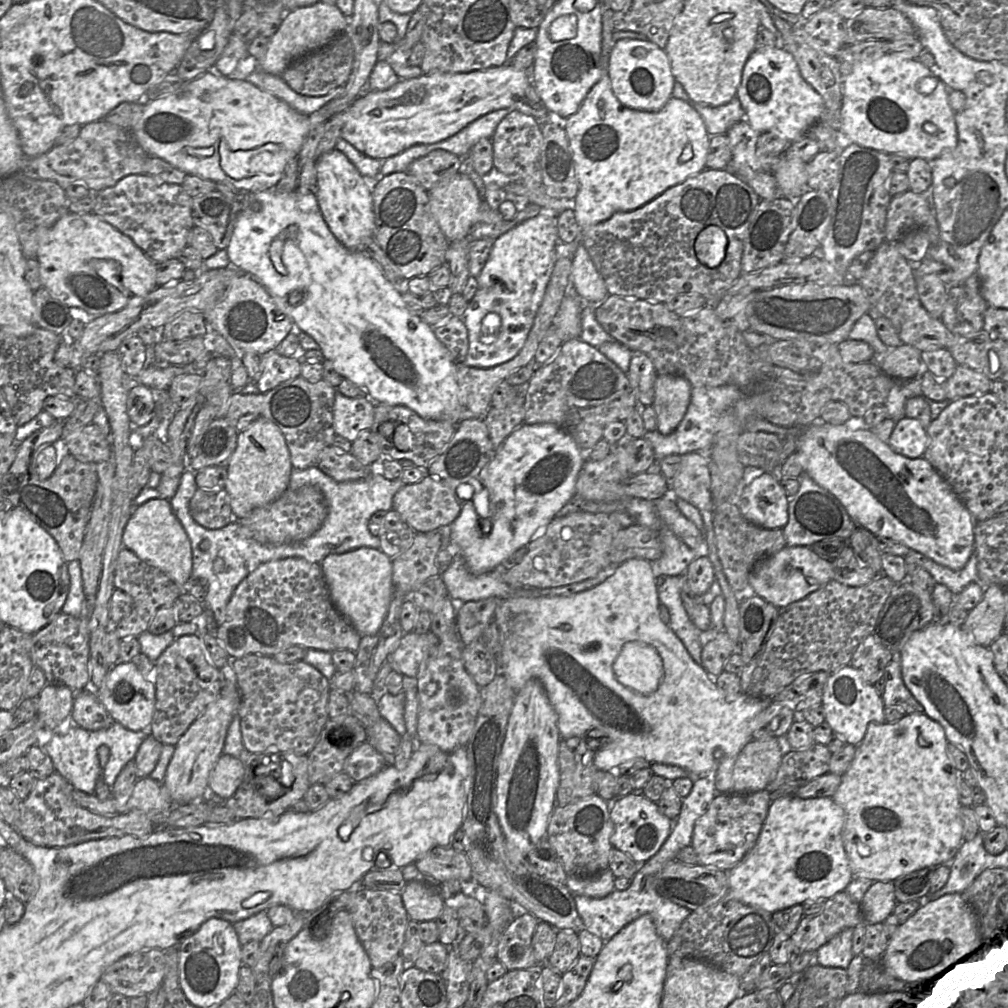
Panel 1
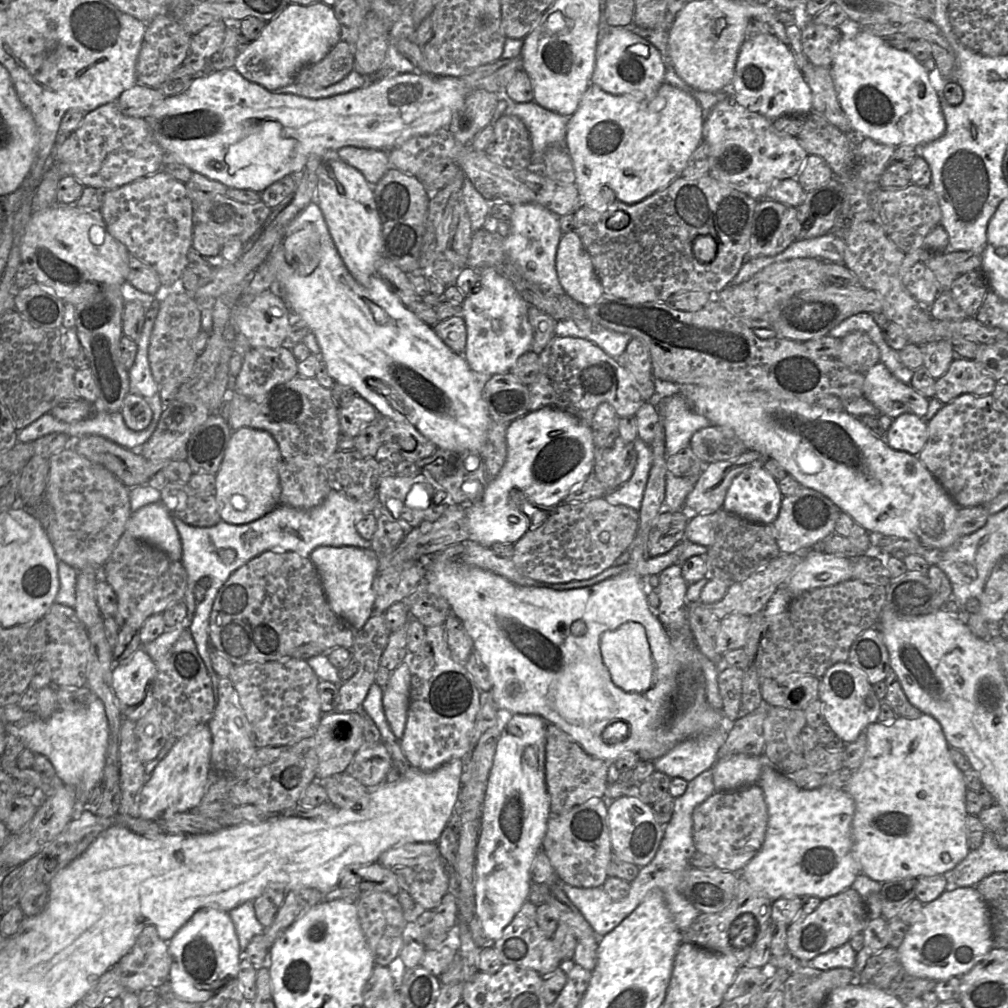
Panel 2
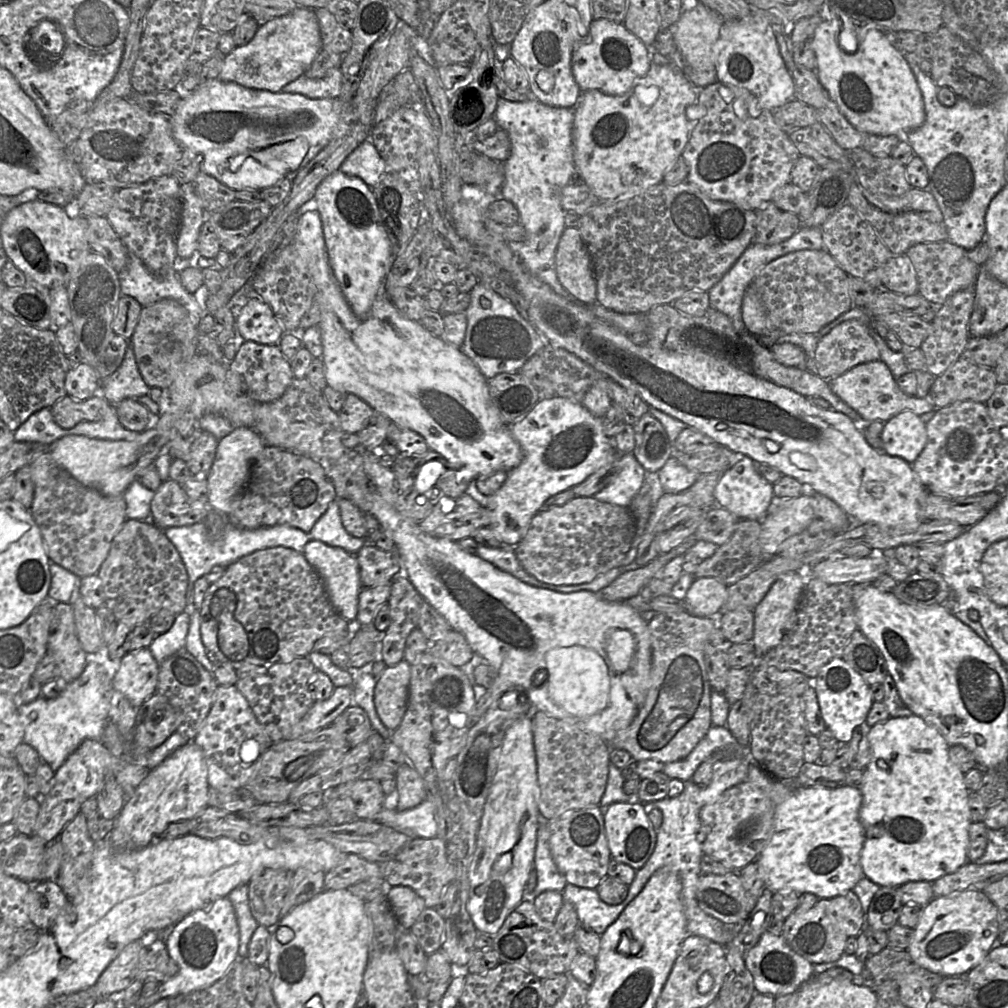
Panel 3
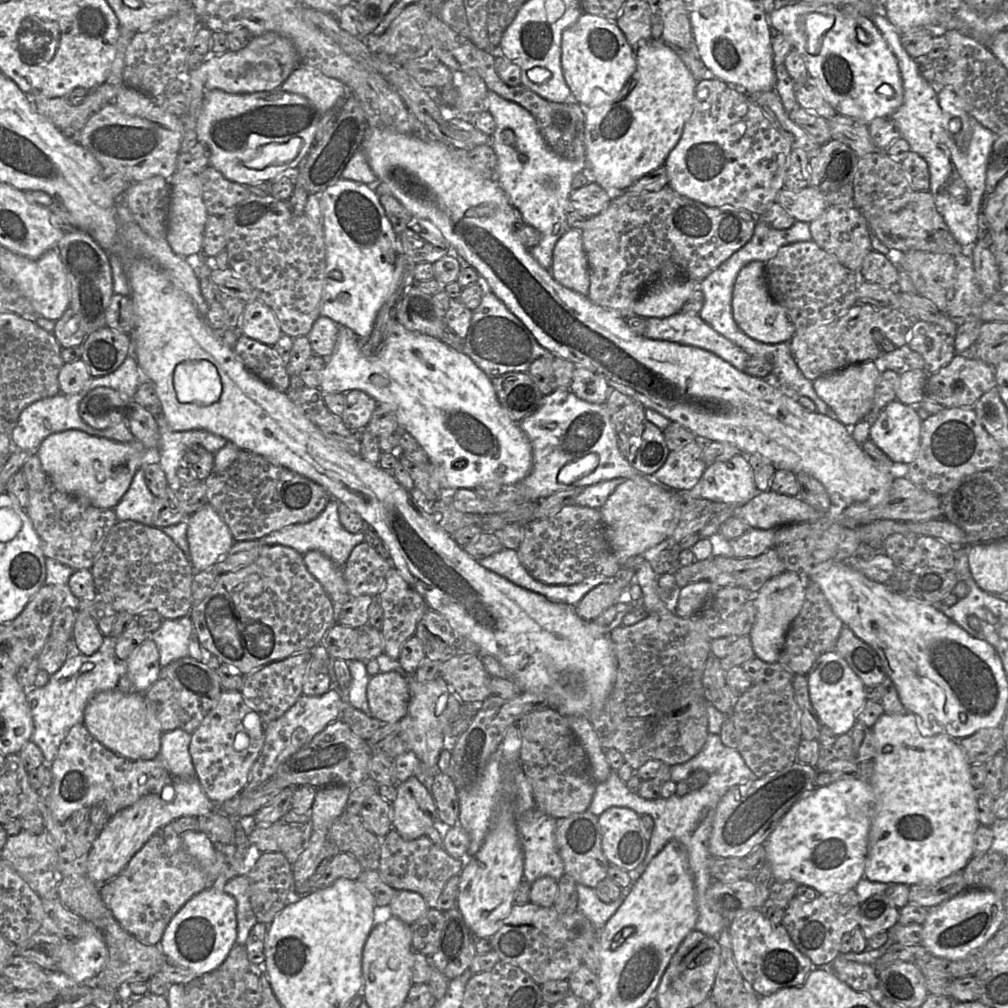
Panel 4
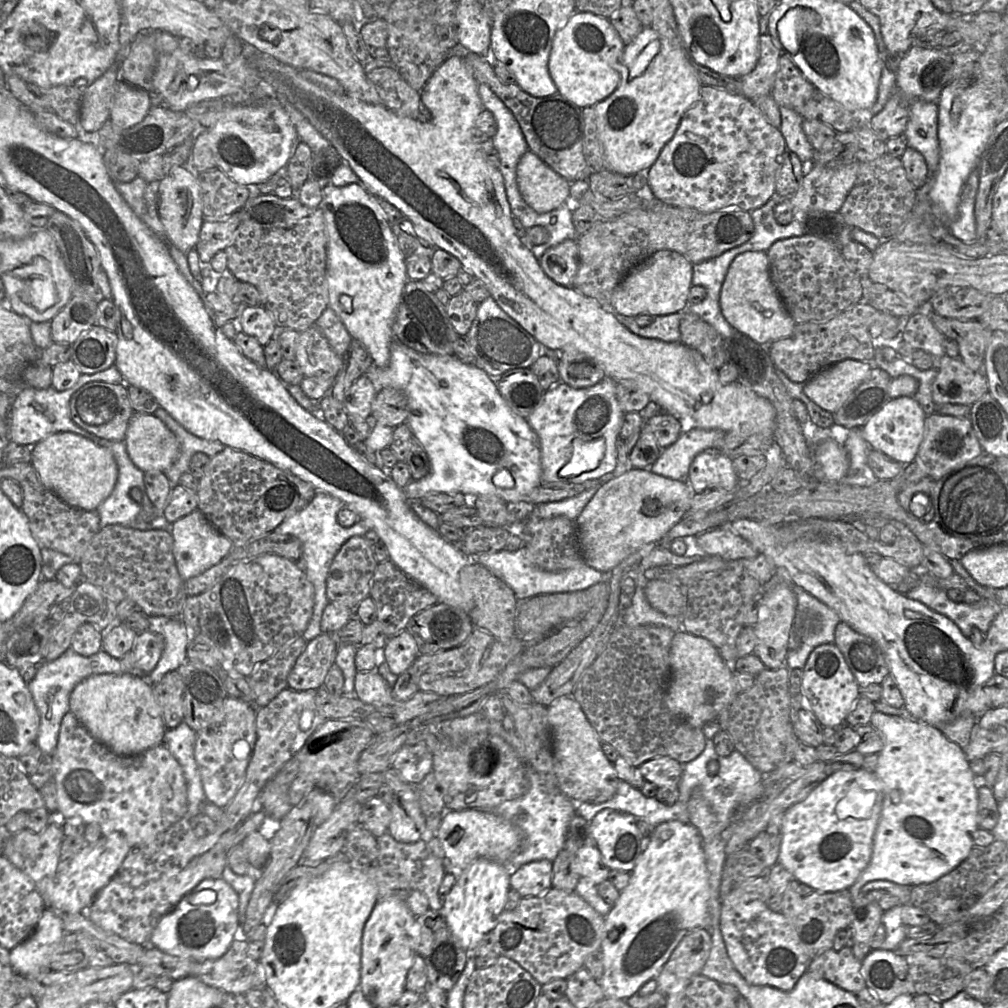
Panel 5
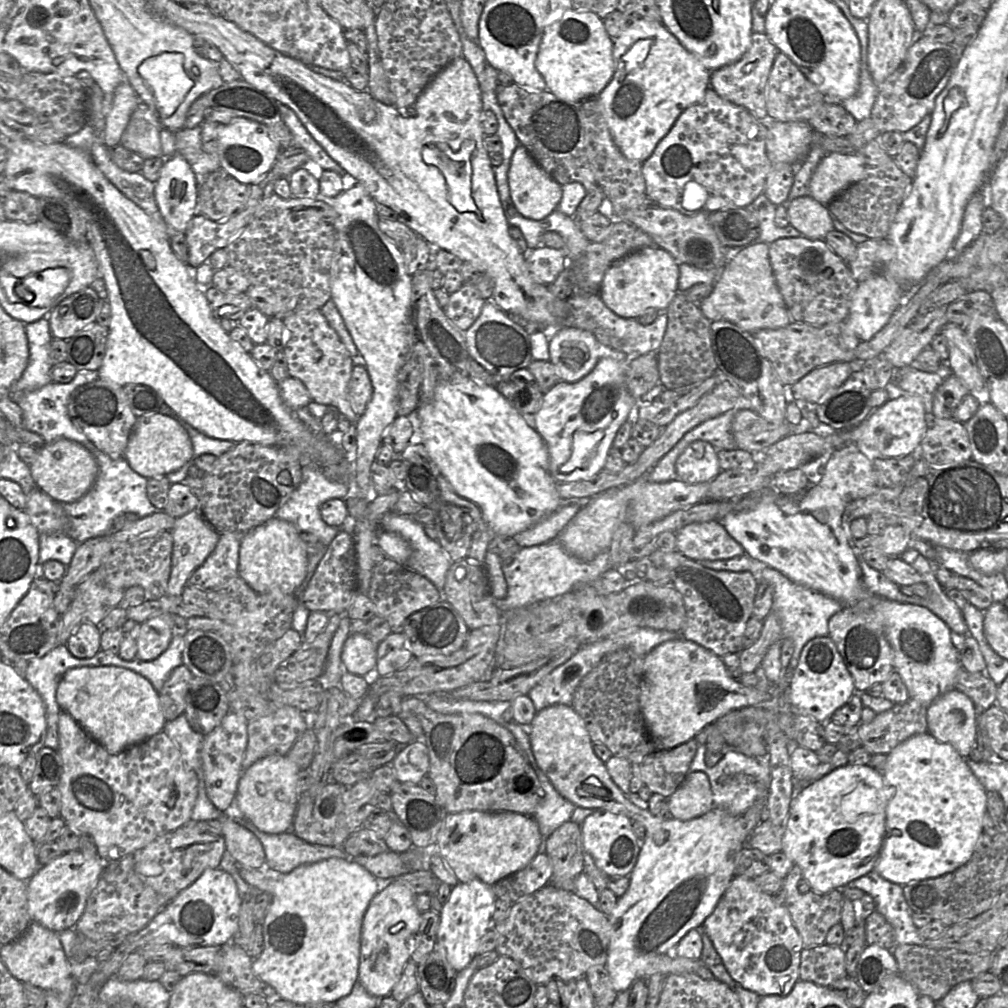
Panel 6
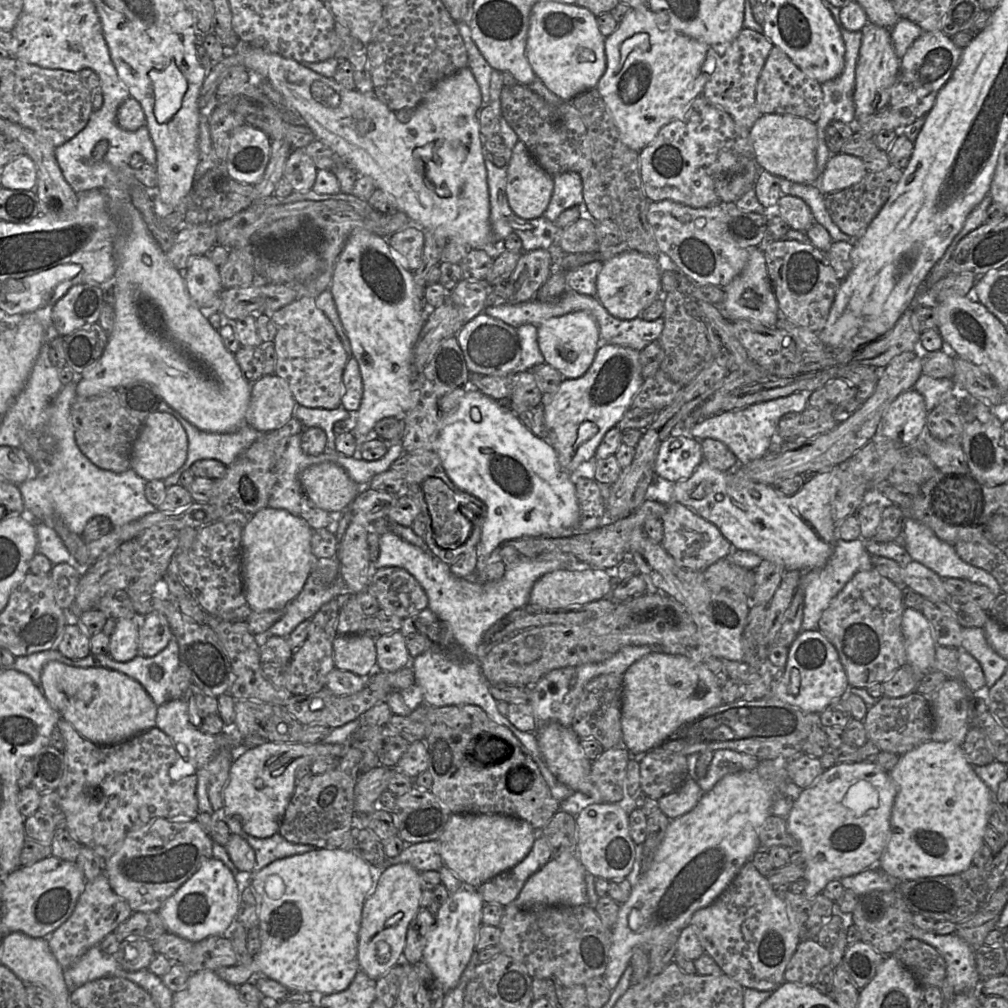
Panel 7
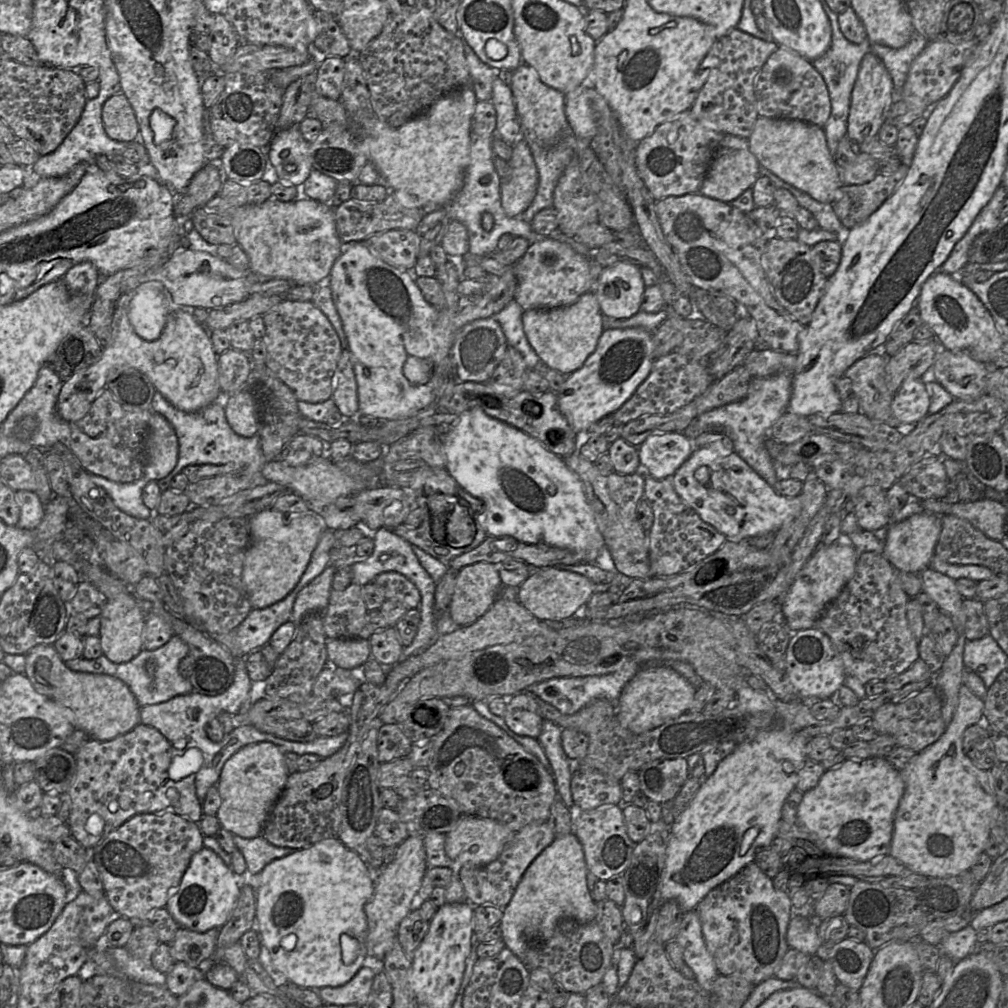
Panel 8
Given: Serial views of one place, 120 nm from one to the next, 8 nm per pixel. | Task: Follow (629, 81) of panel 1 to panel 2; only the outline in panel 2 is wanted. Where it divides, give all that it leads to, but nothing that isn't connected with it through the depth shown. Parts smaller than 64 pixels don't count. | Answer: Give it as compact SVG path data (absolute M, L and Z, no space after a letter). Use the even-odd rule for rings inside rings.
M613 26L598 41L591 83L610 94L646 99L665 82L665 66L655 46L624 26Z

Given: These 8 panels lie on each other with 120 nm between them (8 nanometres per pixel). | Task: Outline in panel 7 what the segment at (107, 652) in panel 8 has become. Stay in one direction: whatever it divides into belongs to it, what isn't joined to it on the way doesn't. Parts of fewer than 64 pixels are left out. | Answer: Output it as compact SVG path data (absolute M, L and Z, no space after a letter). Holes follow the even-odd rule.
M117 619L110 635L109 655L118 662L127 662L139 655L140 619Z

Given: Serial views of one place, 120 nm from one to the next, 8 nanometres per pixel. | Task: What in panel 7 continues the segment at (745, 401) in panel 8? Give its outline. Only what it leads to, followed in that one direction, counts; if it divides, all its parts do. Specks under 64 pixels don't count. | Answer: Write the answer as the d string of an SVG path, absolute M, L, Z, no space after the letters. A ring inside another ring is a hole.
M794 392L776 399L758 402L741 409L724 411L707 416L694 424L690 429L690 436L703 440L712 438L723 442L737 457L739 466L764 457L775 442L776 429L779 420L789 412L803 412L808 407L810 392Z

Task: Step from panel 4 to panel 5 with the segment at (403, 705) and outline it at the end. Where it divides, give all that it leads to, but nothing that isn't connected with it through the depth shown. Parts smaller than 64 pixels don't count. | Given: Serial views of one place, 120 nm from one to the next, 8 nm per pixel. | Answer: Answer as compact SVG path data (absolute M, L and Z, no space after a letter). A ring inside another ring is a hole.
M377 667L367 672L357 672L354 680L356 697L363 703L383 706L395 703L392 688L377 672Z

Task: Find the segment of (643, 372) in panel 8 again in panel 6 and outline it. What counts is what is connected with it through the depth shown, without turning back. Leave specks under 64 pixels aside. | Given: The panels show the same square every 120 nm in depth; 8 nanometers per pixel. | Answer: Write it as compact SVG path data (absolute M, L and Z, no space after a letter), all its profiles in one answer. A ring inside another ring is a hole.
M607 355L602 356L595 368L580 381L575 383L569 383L565 381L559 381L555 384L550 390L548 390L542 398L542 404L540 409L535 413L535 430L540 434L542 439L544 440L548 454L549 454L549 464L550 464L550 472L552 477L556 482L575 482L590 479L591 477L599 474L603 471L604 465L607 459L607 456L613 446L613 441L616 436L616 433L620 426L627 420L631 419L631 409L634 412L634 406L638 404L638 402L631 396L628 391L626 385L626 376L625 376L625 365Z

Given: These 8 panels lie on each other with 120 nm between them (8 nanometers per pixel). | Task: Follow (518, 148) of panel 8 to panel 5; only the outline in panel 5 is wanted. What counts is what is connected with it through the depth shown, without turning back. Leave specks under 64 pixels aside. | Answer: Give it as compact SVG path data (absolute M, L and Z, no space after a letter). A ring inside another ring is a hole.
M530 150L520 158L516 172L523 199L537 213L555 210L569 197L570 182Z

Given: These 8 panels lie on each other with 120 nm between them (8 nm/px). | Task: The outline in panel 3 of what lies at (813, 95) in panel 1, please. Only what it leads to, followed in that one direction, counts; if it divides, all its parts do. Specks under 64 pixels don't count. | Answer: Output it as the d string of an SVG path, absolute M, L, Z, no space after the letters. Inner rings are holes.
M754 16L749 20L725 20L717 42L714 45L717 79L748 90L758 99L760 107L770 111L795 99L795 84L781 56L776 36L766 18Z

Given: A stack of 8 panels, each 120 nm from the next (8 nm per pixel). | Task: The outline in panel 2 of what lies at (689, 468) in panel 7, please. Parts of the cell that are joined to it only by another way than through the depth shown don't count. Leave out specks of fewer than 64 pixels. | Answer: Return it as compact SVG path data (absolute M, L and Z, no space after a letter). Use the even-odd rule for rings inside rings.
M753 466L735 477L723 509L750 522L773 524L782 499L778 481L763 467Z

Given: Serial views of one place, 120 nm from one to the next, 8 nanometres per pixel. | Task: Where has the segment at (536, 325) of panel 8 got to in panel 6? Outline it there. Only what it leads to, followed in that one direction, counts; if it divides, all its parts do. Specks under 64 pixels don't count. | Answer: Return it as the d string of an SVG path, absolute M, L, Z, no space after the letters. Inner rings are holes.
M561 327L549 340L550 362L555 366L561 381L575 383L588 375L602 355L602 344L588 330L576 327Z

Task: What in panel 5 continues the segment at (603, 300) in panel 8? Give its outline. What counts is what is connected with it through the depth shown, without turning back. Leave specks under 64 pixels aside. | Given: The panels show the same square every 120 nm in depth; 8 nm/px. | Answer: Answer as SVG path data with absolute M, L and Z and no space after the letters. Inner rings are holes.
M660 250L634 267L613 291L611 304L624 316L640 314L668 315L683 312L688 307L689 290L692 286L693 264L683 255L672 250Z

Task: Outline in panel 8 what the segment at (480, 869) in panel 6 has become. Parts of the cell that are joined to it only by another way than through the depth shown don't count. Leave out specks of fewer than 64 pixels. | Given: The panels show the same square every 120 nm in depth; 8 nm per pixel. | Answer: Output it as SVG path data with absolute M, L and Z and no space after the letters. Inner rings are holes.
M462 815L455 827L446 834L445 851L454 863L454 867L484 866L498 858L513 833L506 825L496 820Z

